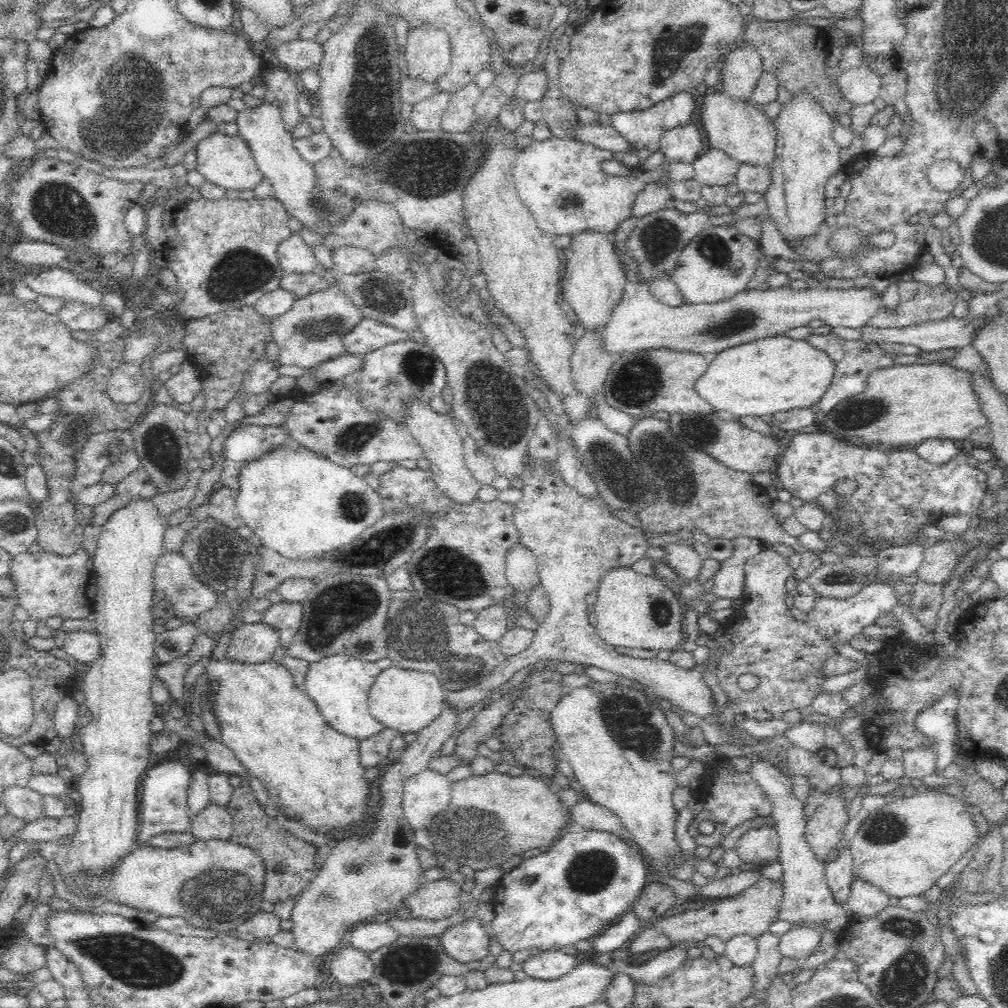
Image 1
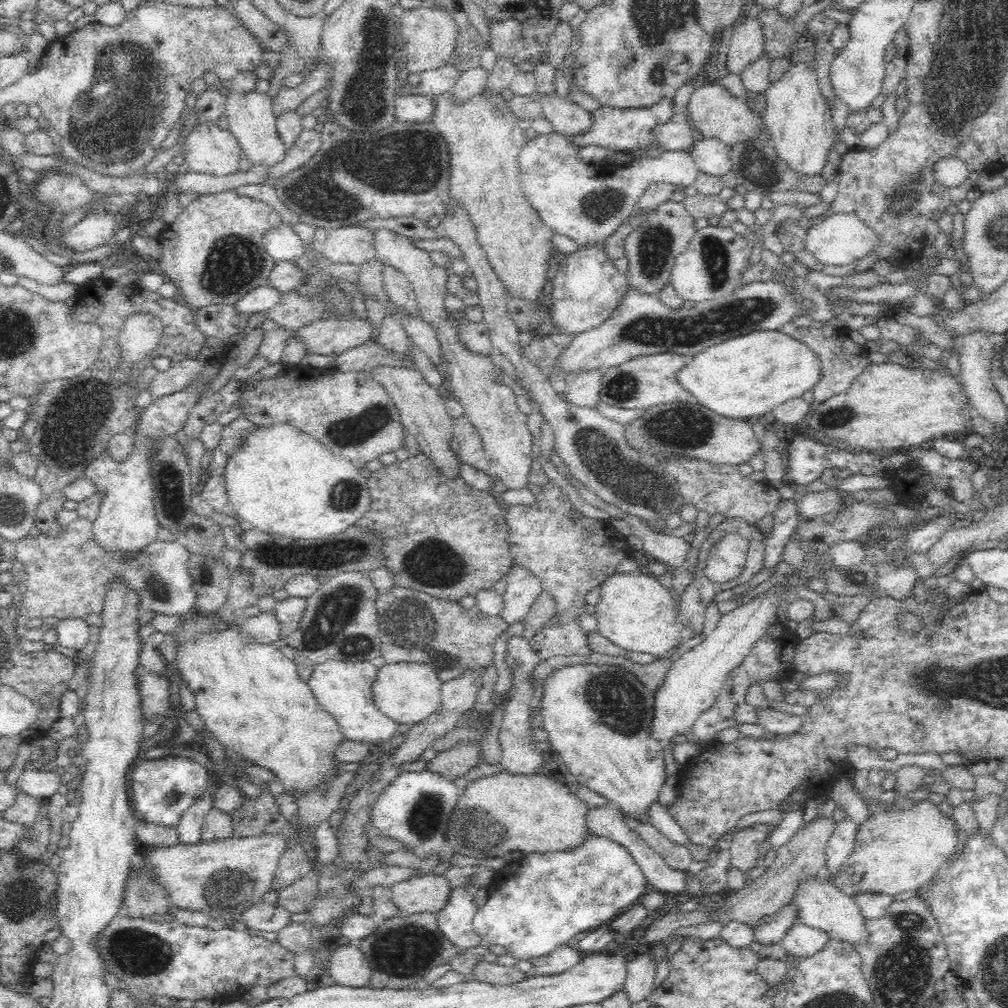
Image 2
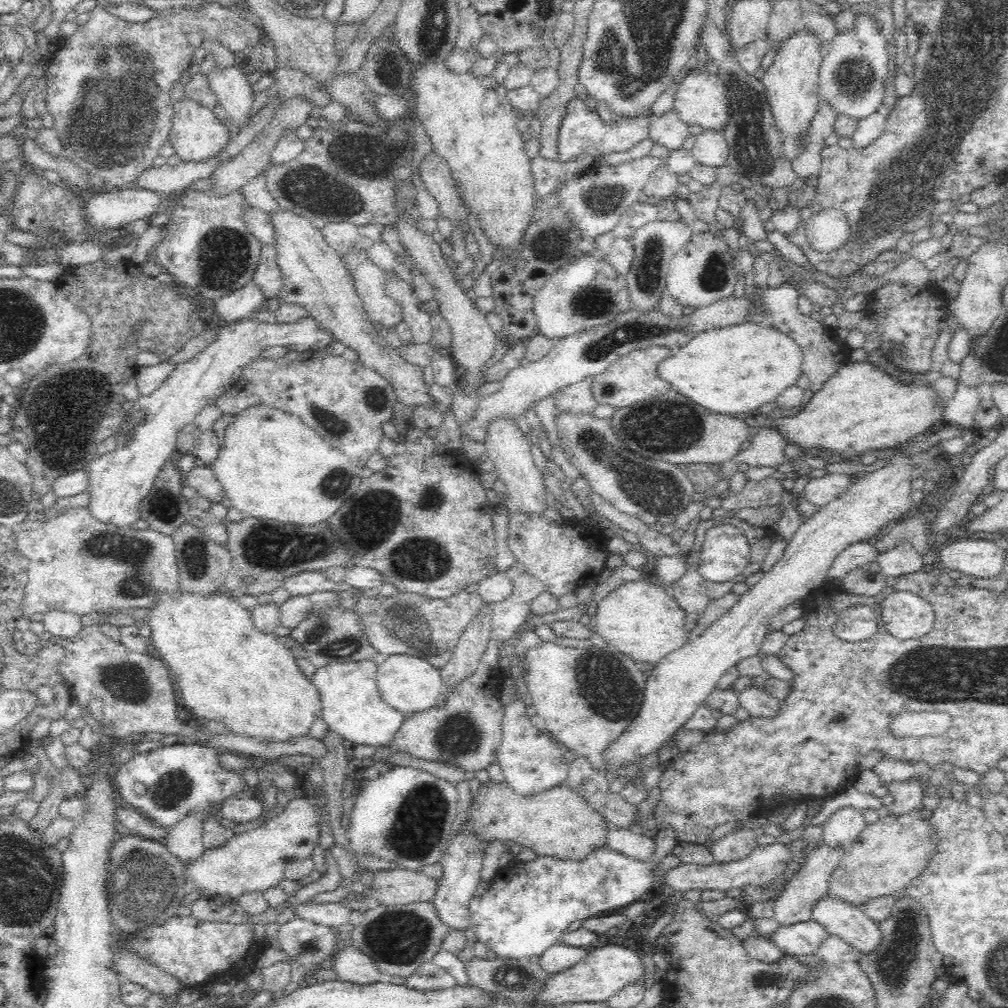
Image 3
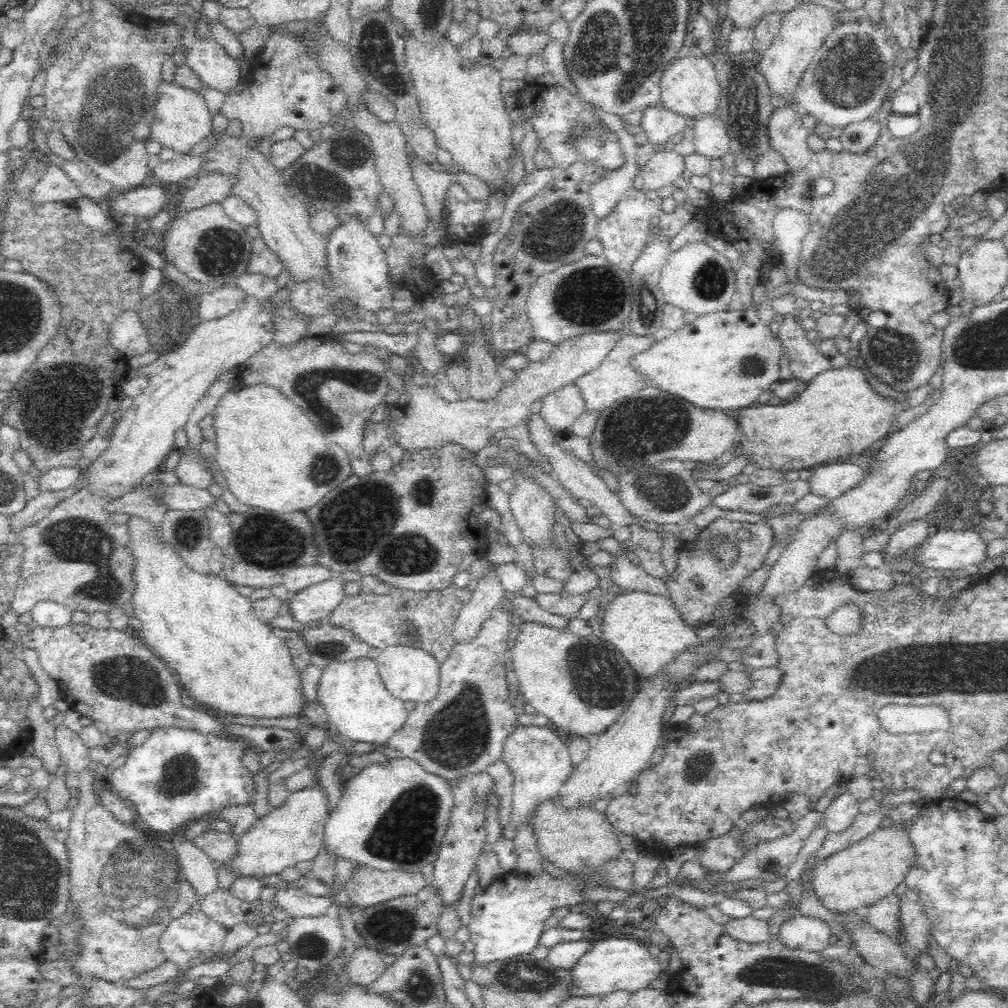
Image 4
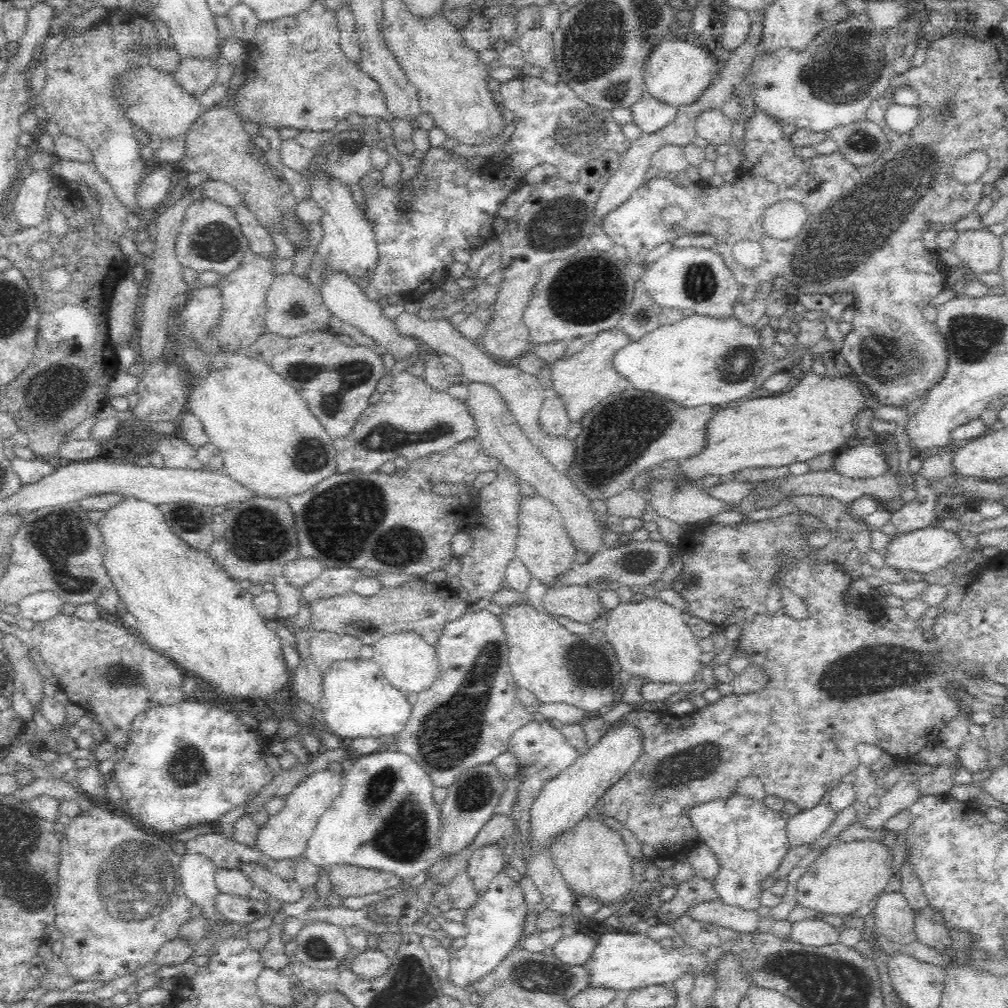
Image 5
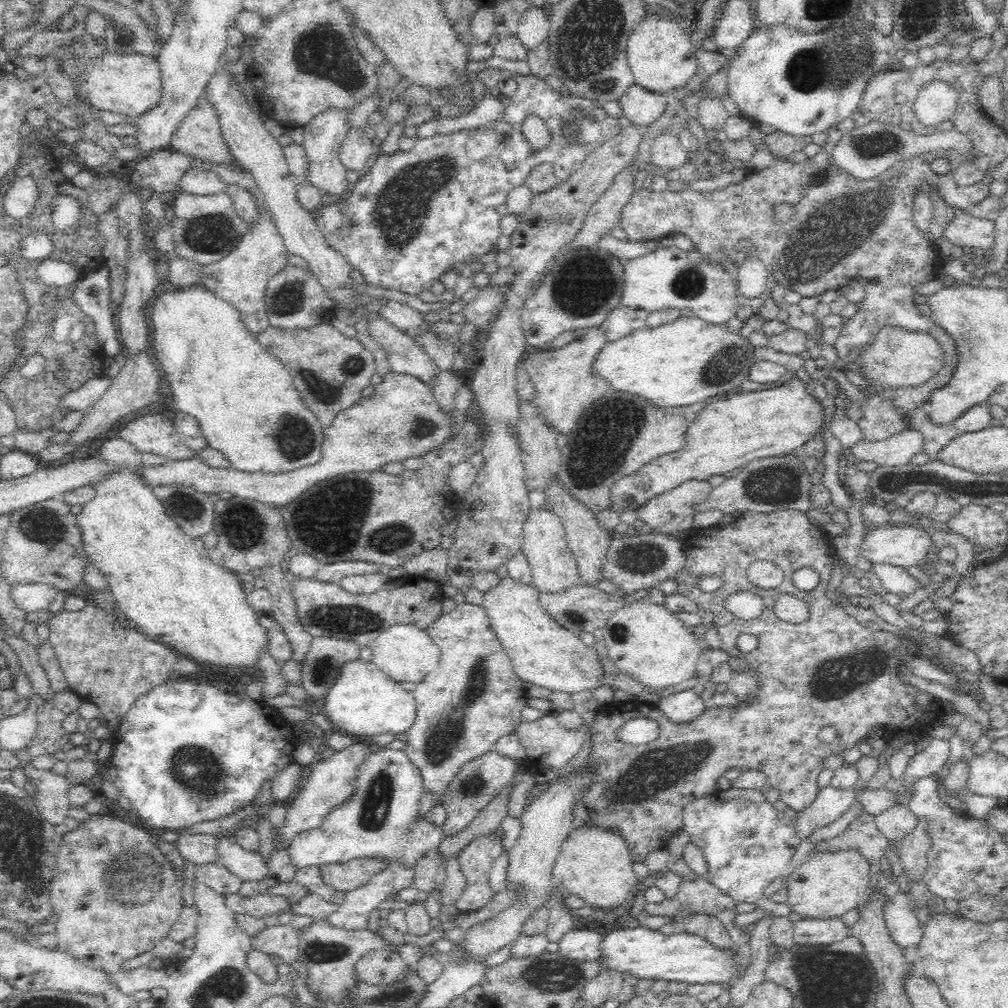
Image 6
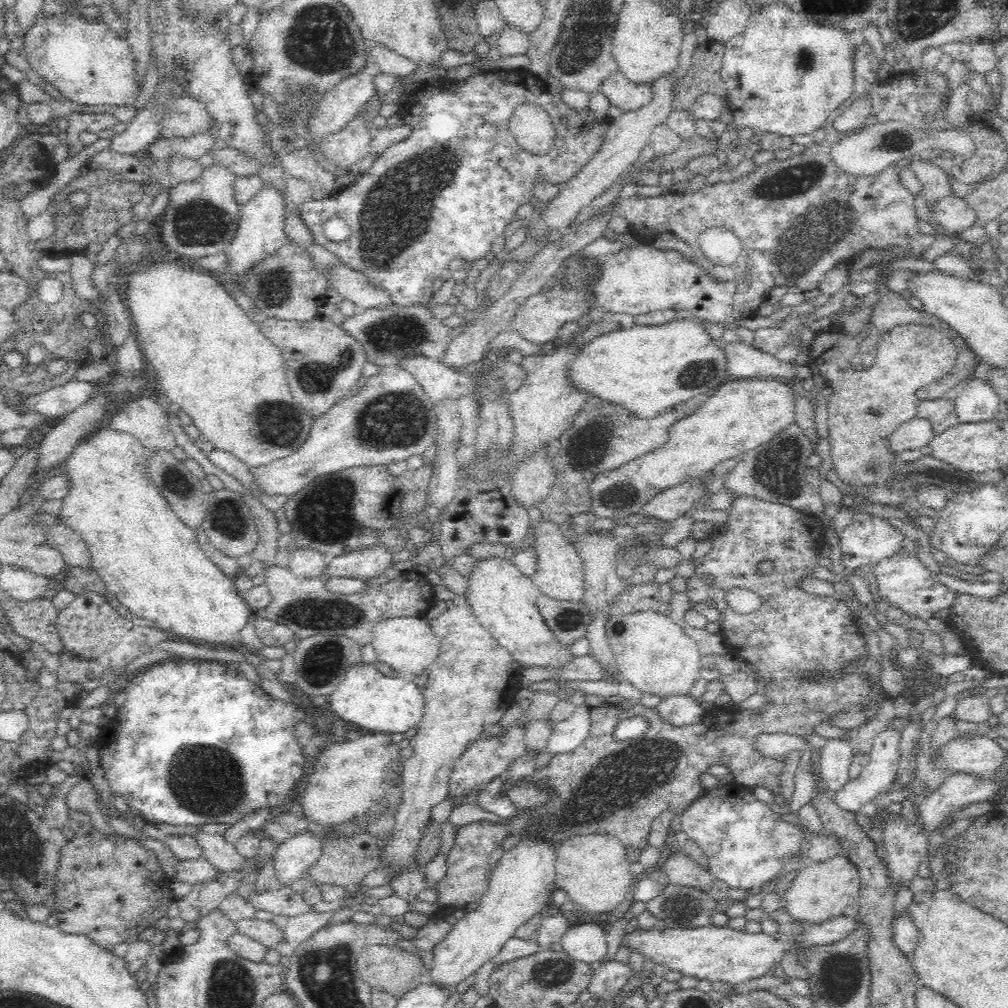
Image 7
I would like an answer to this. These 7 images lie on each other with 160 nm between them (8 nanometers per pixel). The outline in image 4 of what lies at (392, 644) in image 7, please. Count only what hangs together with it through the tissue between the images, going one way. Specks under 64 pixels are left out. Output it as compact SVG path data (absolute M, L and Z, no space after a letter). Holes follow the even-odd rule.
M396 643L388 645L384 650L377 651L375 662L380 676L384 680L384 684L388 688L388 693L400 698L403 702L410 701L428 702L430 698L434 698L434 694L438 691L440 674L438 674L438 662L432 654L425 652L423 648L415 646L404 646L404 643Z

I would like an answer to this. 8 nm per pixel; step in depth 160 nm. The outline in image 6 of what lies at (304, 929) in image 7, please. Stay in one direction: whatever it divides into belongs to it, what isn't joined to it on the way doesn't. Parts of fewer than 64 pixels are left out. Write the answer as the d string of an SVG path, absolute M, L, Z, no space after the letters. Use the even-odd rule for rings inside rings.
M458 599L456 608L451 612L442 612L434 622L431 622L431 625L428 626L426 631L427 635L434 640L434 643L440 646L442 656L440 656L440 660L438 660L436 670L432 670L432 672L430 672L422 682L418 682L416 688L414 688L413 698L415 699L417 708L416 718L414 725L406 732L408 733L406 734L408 741L403 750L407 754L407 757L412 761L412 764L420 771L423 782L423 791L428 792L428 794L434 796L434 798L441 798L461 766L464 766L469 760L478 758L480 755L486 754L486 752L492 750L493 744L496 743L498 738L502 738L504 734L512 734L517 730L517 727L522 723L521 711L525 706L526 696L524 696L525 685L520 681L520 678L516 676L515 671L512 669L512 663L510 663L508 654L504 651L504 647L500 644L496 635L490 630L488 617L481 605L466 603ZM390 859L387 862L386 868L378 874L371 876L367 880L367 883L354 890L345 892L344 900L338 904L336 910L333 910L325 918L325 921L332 926L348 930L366 929L370 912L376 909L378 904L386 900L390 894L404 888L409 888L413 884L414 875L414 869L412 867L408 867L400 859Z

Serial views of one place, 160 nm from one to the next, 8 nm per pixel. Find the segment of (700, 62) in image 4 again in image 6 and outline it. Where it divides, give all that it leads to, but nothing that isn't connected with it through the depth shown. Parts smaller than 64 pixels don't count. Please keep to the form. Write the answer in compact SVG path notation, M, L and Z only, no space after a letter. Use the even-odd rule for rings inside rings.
M650 8L632 27L624 51L629 69L634 77L634 83L646 90L666 95L666 92L670 92L670 90L684 88L686 81L696 72L698 47L689 40L691 30L680 27L667 13L662 16L653 14L653 9Z

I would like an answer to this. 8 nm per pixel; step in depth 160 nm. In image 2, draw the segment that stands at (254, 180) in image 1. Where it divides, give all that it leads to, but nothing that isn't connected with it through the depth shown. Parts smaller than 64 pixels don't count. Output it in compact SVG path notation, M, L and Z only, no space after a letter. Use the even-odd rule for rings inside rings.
M200 121L183 139L184 163L191 172L228 176L239 170L241 146L229 131L215 122Z

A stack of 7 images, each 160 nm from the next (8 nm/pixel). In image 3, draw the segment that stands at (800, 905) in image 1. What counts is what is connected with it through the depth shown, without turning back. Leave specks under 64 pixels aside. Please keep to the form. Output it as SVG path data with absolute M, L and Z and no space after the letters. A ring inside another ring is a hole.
M825 895L814 904L812 919L826 927L829 936L843 939L858 953L876 953L882 945L880 925L861 906Z

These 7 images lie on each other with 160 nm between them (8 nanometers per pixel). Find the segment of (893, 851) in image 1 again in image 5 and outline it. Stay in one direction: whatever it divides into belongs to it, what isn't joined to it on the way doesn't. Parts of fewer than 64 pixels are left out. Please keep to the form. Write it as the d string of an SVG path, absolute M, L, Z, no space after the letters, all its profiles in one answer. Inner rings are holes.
M871 840L830 844L795 880L797 906L840 917L865 907L888 886L892 876L891 853L884 843Z

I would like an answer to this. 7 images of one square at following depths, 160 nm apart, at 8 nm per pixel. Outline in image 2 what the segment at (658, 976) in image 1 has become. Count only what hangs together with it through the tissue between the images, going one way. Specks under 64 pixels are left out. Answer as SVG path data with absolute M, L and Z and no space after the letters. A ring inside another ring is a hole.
M650 953L631 956L627 962L627 977L621 990L631 1004L645 1000L652 994L656 986L656 962Z

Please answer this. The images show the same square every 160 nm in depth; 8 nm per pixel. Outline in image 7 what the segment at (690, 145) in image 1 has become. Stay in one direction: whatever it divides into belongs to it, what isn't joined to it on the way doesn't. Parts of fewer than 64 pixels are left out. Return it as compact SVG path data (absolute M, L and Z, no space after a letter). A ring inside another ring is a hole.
M619 70L600 83L599 91L612 106L620 108L622 112L635 111L646 106L652 96L649 85L630 82Z

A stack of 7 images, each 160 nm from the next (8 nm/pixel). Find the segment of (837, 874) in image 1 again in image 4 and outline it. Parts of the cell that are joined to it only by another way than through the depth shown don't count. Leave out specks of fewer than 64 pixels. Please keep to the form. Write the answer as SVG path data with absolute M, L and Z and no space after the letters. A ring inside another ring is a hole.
M842 792L824 812L823 825L827 832L840 831L847 827L859 814L859 804L857 799L848 792Z

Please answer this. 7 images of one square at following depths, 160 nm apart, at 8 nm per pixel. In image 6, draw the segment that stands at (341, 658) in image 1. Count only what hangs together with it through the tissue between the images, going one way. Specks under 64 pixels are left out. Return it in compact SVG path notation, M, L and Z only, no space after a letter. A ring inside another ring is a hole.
M360 659L344 664L332 689L319 703L333 730L355 739L406 733L414 725L417 712L412 693L386 678L371 661Z

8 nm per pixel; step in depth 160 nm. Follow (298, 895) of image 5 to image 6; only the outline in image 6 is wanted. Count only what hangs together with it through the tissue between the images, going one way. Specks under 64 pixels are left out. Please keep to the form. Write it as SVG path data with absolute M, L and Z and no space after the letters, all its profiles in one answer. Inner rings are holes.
M233 833L220 836L217 839L217 860L234 876L242 881L260 882L266 880L274 882L269 874L267 863L259 853L244 850Z

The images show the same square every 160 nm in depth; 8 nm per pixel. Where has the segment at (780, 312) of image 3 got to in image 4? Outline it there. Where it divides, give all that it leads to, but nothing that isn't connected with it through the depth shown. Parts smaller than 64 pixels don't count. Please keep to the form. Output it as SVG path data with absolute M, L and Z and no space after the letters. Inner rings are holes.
M795 313L784 315L777 335L789 359L789 369L794 379L802 382L812 380L817 374L832 368L830 357L818 349L818 342L808 340L807 334Z

